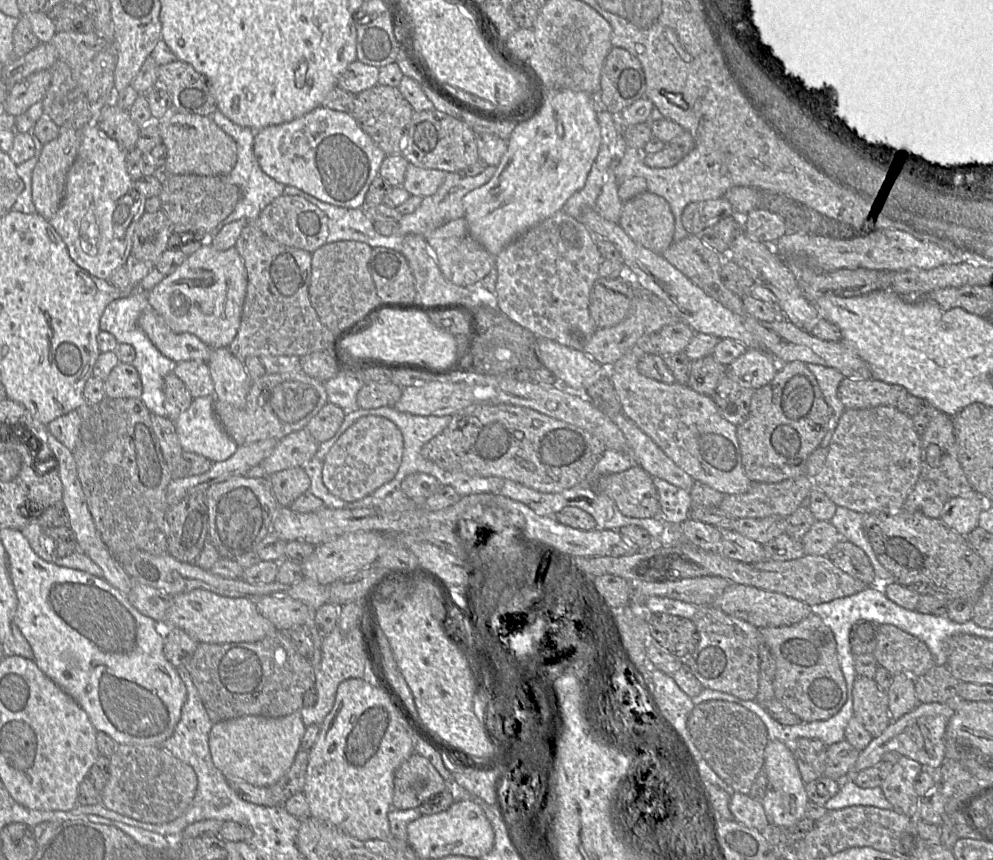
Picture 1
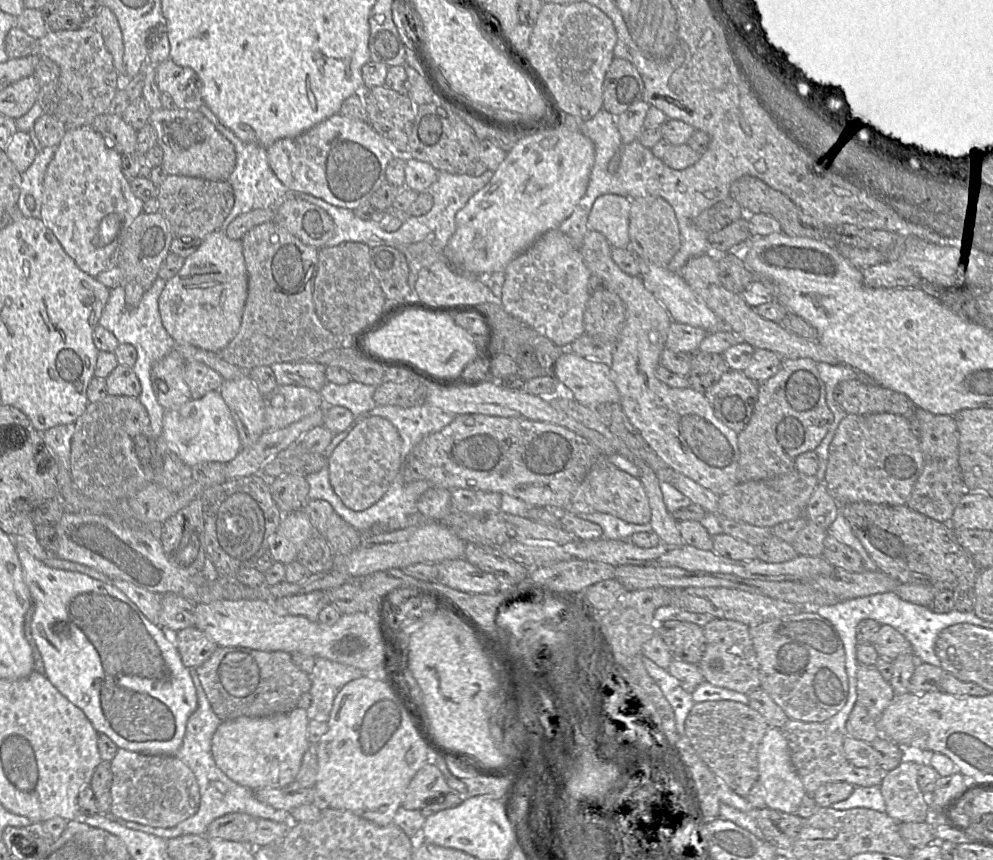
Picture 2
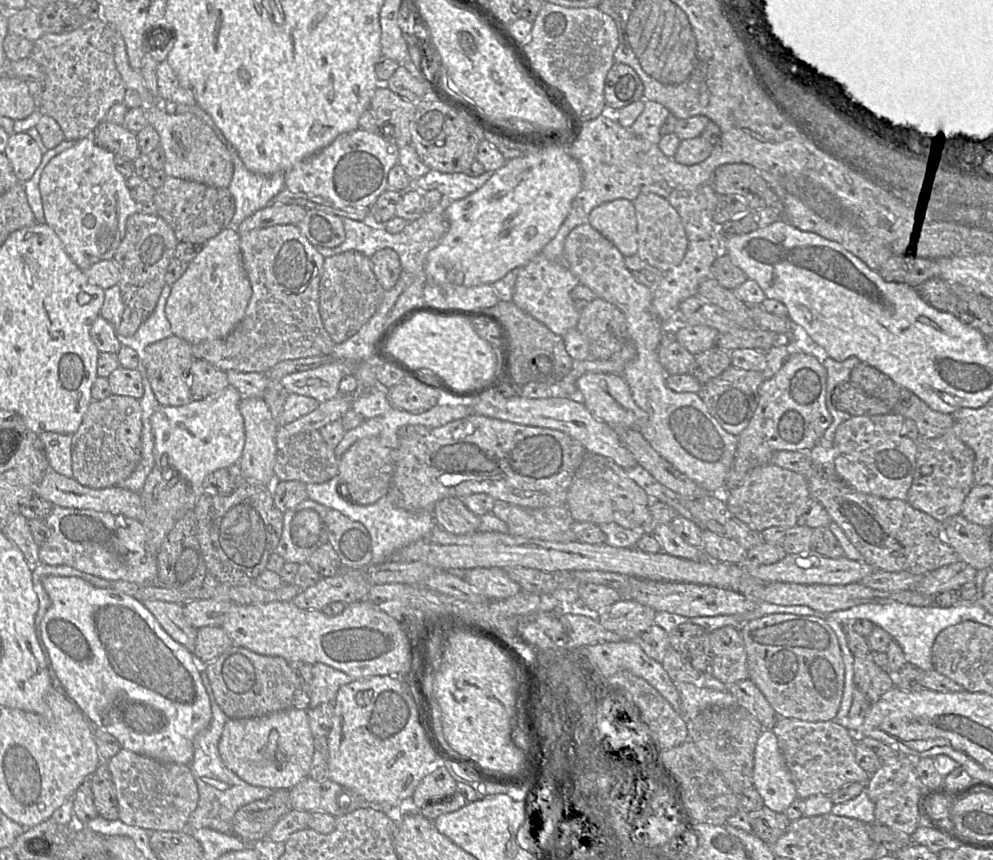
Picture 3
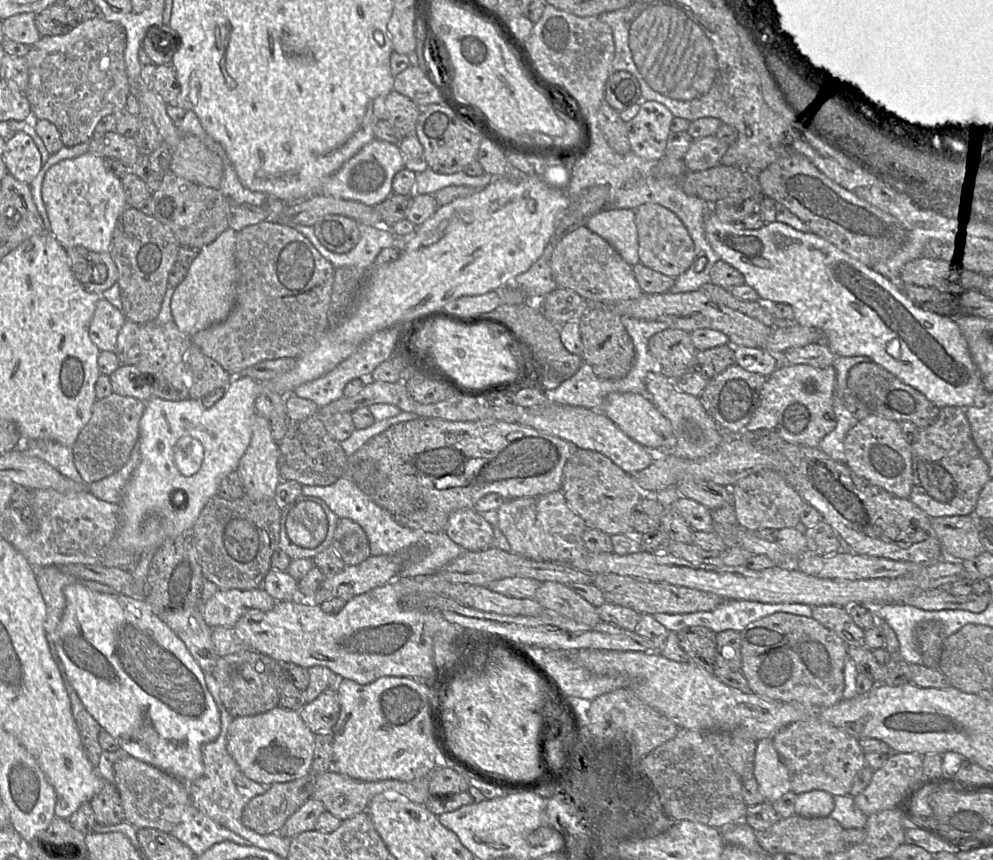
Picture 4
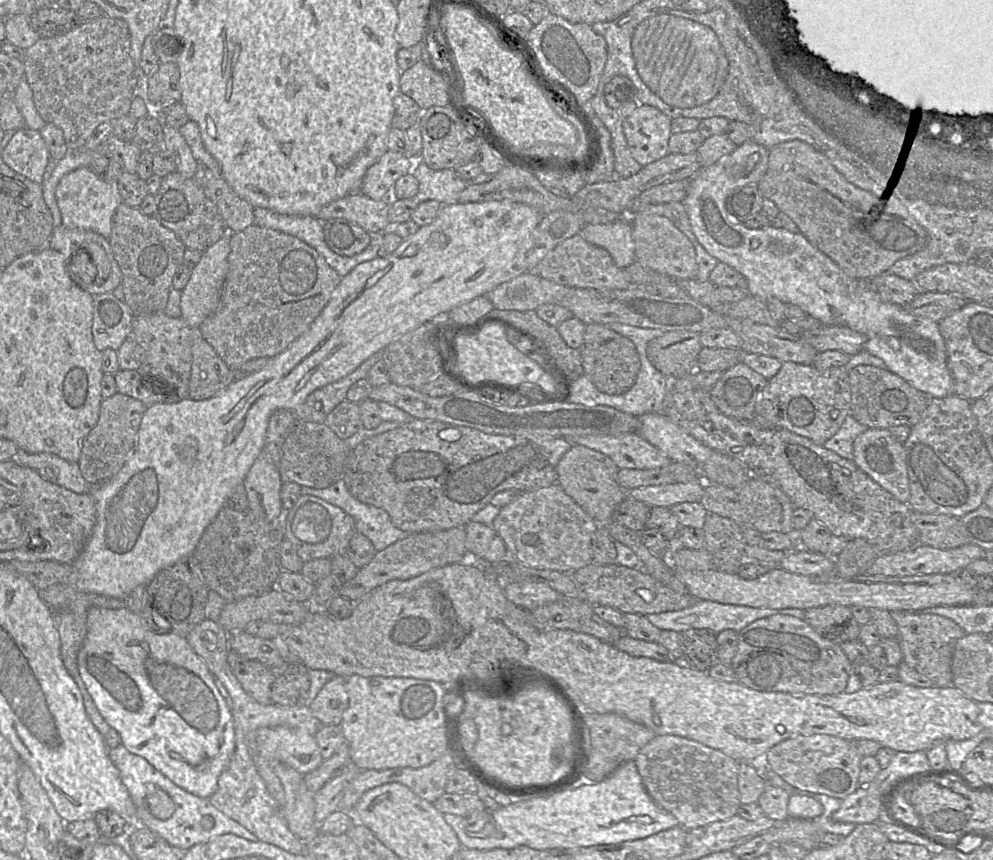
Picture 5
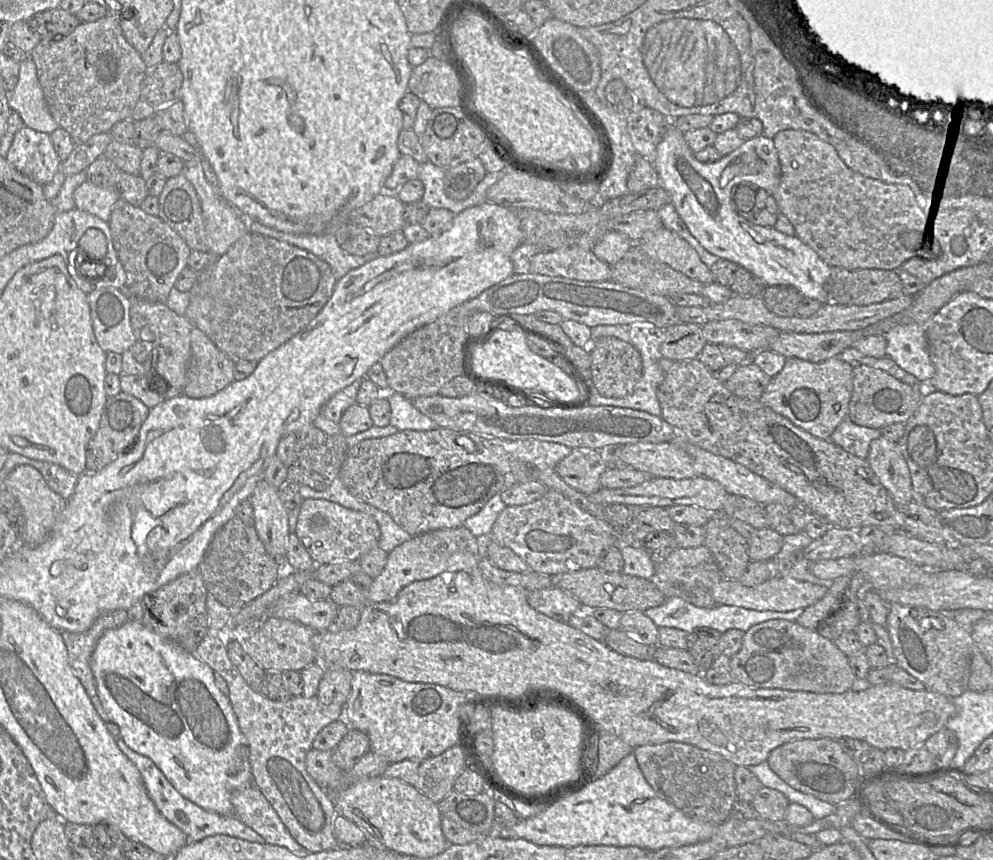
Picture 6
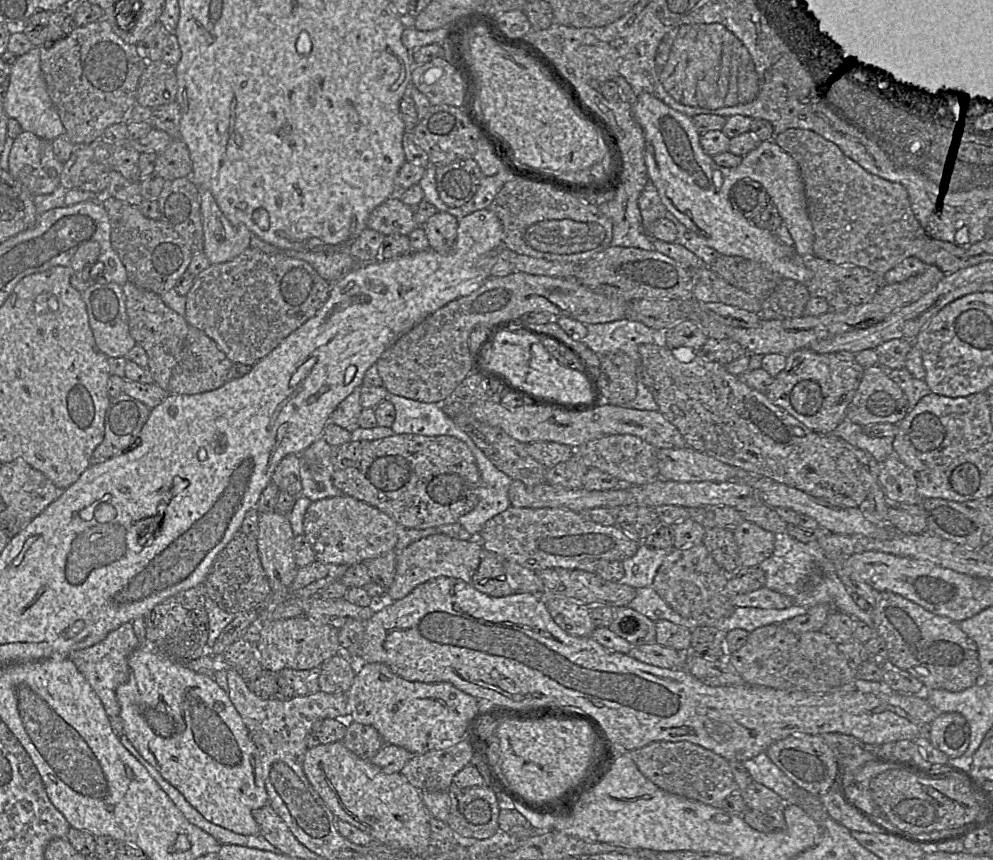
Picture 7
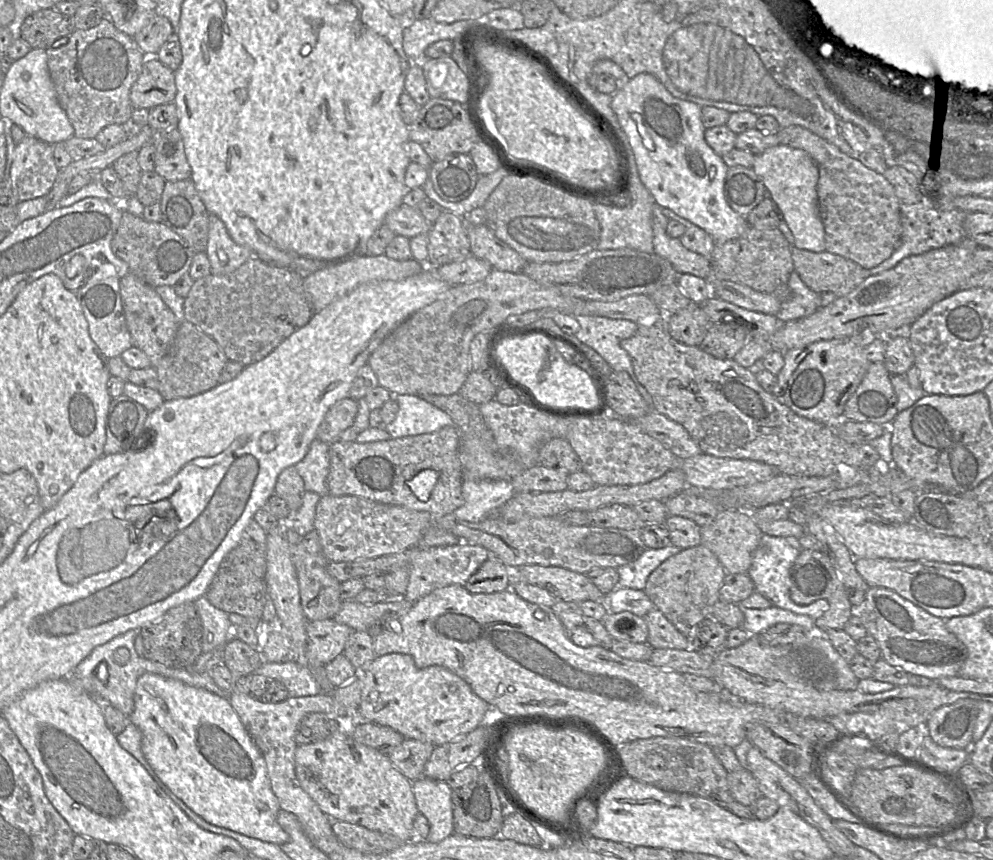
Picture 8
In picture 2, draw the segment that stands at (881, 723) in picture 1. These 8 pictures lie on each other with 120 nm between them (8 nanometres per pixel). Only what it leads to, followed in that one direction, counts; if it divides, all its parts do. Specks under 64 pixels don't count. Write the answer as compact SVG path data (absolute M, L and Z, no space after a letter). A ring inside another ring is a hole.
M858 665L856 674L857 701L876 720L895 698L896 694L875 666Z

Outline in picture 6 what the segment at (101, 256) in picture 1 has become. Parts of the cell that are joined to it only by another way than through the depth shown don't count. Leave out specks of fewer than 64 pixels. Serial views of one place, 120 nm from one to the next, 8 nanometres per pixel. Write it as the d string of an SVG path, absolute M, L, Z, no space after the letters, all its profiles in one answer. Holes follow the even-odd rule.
M86 180L74 191L76 209L95 215L108 222L115 203L119 200L115 188L101 188Z

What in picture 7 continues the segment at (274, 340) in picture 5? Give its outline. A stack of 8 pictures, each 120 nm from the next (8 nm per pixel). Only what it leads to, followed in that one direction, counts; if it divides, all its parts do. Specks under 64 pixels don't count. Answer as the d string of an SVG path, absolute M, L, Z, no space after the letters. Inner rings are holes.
M250 246L231 261L210 264L195 277L186 295L185 320L212 339L230 362L254 366L318 312L329 297L332 284L306 261L285 253L266 254Z

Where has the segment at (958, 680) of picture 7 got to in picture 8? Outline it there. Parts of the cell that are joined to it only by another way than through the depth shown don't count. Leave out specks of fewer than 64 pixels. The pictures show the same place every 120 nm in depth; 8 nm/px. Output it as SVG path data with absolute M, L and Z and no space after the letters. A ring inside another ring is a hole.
M868 587L863 603L855 607L855 613L881 649L882 659L905 672L927 677L931 680L957 676L968 656L965 645L946 626L945 620L933 616L921 607L885 587Z

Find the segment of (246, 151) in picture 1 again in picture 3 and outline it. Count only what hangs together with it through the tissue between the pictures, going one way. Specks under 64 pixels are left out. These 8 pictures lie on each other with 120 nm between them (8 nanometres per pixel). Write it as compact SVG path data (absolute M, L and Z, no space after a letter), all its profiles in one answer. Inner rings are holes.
M197 104L191 107L183 107L183 112L190 112L196 115L199 119L201 119L206 125L208 125L214 131L215 135L219 137L218 139L221 142L222 141L224 142L228 152L231 153L230 156L234 163L234 172L231 182L228 186L228 190L230 191L231 195L234 198L235 212L233 218L231 219L229 227L237 228L244 219L266 207L271 201L271 199L285 188L284 173L277 172L271 175L261 175L249 171L241 161L236 149L225 138L225 136L220 131L220 129L215 125L209 114L207 114Z

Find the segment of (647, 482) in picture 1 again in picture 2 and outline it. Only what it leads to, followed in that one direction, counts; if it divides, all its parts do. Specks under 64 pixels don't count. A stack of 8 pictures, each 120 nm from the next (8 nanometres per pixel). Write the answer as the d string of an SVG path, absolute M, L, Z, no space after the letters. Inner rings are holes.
M600 455L592 464L586 477L573 494L567 511L573 511L576 514L604 512L634 524L647 524L651 517L648 497L641 480L618 469L603 455Z

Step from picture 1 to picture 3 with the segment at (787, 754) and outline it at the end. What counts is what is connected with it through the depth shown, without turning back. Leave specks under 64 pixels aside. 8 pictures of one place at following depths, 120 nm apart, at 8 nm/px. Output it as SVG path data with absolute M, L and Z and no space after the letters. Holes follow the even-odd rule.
M764 729L754 751L754 786L764 805L772 811L785 813L798 797L791 773L778 747L775 733Z

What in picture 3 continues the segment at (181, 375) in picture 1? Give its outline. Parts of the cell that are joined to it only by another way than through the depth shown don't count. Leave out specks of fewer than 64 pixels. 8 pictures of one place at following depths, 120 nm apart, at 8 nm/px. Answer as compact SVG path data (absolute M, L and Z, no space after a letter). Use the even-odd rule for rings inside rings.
M194 359L189 372L192 399L204 400L208 396L226 389L229 385L227 373L215 368L203 359Z

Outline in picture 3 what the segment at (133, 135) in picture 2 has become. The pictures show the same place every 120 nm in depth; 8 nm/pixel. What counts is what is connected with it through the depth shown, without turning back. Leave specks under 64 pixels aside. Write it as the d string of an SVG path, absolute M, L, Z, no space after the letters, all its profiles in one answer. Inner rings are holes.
M102 121L90 136L102 148L114 155L120 155L133 161L141 155L137 134L123 125Z

